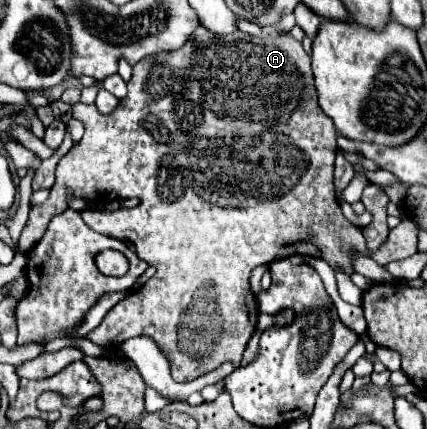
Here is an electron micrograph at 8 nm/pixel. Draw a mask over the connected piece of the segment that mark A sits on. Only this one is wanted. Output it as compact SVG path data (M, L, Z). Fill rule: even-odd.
M199 25L191 37L191 57L189 57L189 53L181 53L181 49L179 49L179 51L173 51L171 55L143 59L133 67L133 77L129 79L127 89L129 89L127 97L121 99L117 109L109 115L99 113L95 105L85 105L85 103L73 105L73 117L77 117L85 123L85 135L57 163L55 185L51 187L49 199L43 205L29 211L27 225L19 237L19 250L21 253L26 253L39 241L39 237L45 233L45 227L49 225L49 219L53 219L53 215L59 215L69 209L69 197L81 197L91 203L139 197L141 203L137 205L137 209L139 209L141 231L137 231L137 239L133 239L133 245L137 249L137 255L141 259L145 259L151 267L155 267L157 271L151 277L151 283L145 283L145 287L141 287L139 291L133 291L125 299L121 299L107 313L103 323L99 327L95 327L91 333L129 333L127 337L135 337L135 335L151 337L157 343L157 347L163 351L163 355L167 357L171 375L175 377L175 381L193 381L193 379L217 369L221 363L217 363L215 359L227 359L235 367L239 367L247 341L251 339L251 335L255 331L257 313L259 313L255 295L249 289L249 273L253 267L271 263L273 259L283 259L283 257L299 253L299 255L323 257L331 267L339 265L347 273L353 273L351 259L349 259L351 249L357 249L357 251L369 255L361 229L345 219L345 215L341 213L339 203L337 203L337 193L333 187L337 129L333 127L333 121L321 111L321 107L317 103L317 89L313 87L313 73L311 73L311 57L301 47L301 41L295 41L291 35L279 35L279 37L261 35L261 37L251 39L251 35L247 35L247 33L231 33L231 35L217 37L215 33L205 31L205 27Z

